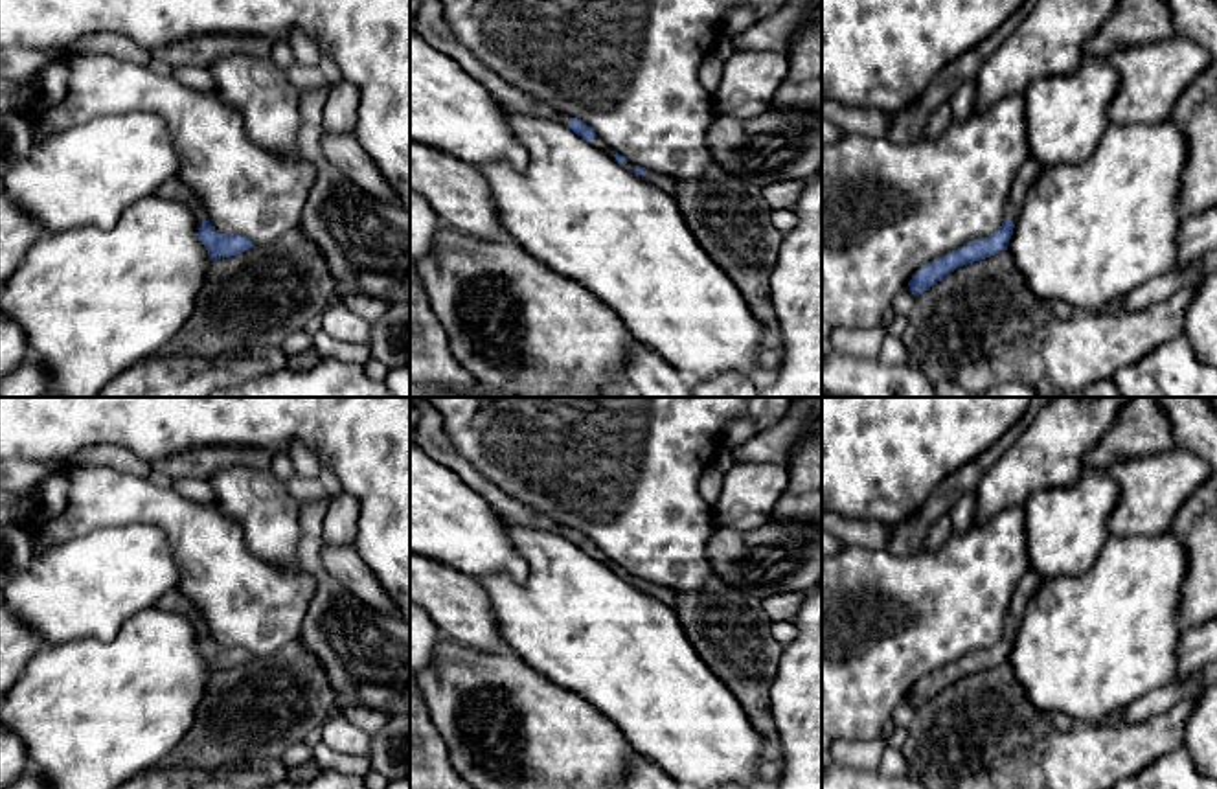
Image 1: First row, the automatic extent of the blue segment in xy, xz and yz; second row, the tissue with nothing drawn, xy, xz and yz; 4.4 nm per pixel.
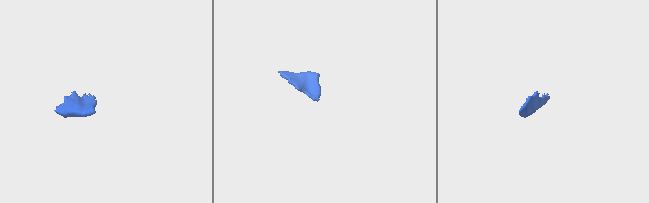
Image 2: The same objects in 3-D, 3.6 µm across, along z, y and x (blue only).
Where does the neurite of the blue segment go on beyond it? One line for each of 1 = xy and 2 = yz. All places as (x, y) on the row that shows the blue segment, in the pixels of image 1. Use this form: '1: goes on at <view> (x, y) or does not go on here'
1: goes on at xy (175, 190)
2: goes on at yz (1028, 173)

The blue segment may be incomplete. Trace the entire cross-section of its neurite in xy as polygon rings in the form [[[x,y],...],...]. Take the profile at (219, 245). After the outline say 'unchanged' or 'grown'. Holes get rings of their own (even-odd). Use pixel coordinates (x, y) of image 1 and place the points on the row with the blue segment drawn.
[[[171,178],[164,182],[154,195],[178,200],[186,204],[197,217],[197,234],[202,245],[206,246],[210,259],[217,261],[221,257],[230,257],[241,254],[254,246],[254,243],[243,235],[228,235],[215,230],[208,219],[206,210],[202,208],[199,197],[180,180]]] | grown

